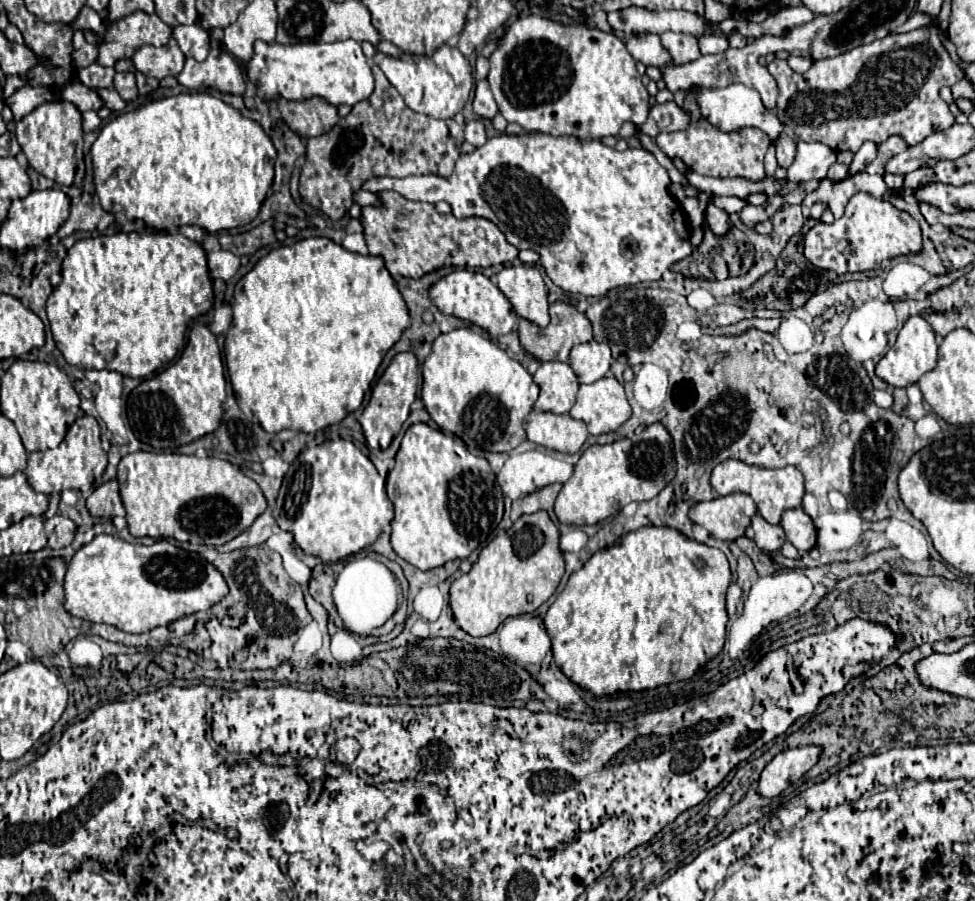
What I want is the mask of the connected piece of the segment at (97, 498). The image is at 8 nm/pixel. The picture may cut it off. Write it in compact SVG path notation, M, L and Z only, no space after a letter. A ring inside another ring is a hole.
M110 480L98 486L86 500L86 506L92 516L126 516L124 504L120 500L118 480Z

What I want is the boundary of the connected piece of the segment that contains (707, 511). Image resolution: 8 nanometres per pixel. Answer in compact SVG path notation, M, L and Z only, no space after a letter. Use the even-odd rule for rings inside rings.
M728 494L708 502L698 502L690 508L688 516L718 540L736 540L744 536L756 512L758 508L748 494Z

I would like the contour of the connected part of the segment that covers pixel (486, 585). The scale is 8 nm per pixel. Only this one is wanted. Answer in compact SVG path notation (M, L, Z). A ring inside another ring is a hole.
M534 512L528 516L520 516L508 532L498 534L488 546L484 546L472 570L456 578L450 586L450 608L458 626L470 636L490 636L506 618L530 614L540 604L544 604L556 592L560 578L565 573L565 562L558 548L558 538L558 528L550 520L550 516L546 512Z

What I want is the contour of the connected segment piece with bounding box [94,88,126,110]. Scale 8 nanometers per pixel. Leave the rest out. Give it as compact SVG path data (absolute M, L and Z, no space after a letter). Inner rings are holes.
M102 88L102 90L94 90L94 92L104 100L104 106L110 110L122 110L126 106L126 102L118 96L118 92L114 88Z

